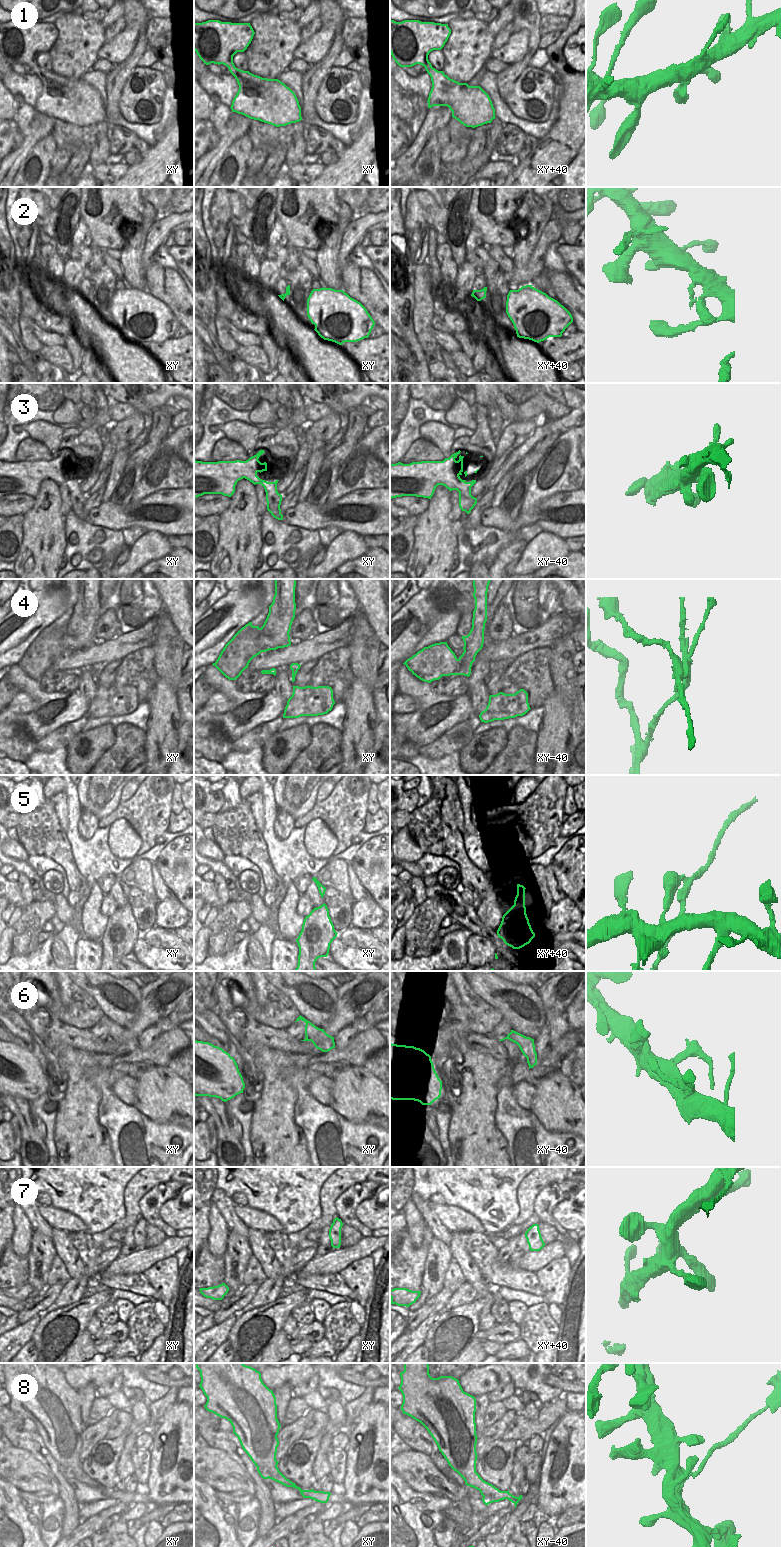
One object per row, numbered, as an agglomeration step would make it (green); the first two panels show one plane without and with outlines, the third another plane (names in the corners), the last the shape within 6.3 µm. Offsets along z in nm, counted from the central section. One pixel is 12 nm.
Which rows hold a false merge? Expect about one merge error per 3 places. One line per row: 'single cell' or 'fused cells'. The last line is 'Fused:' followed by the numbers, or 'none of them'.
1: single cell
2: single cell
3: single cell
4: fused cells
5: fused cells
6: single cell
7: single cell
8: fused cells
Fused: 4, 5, 8

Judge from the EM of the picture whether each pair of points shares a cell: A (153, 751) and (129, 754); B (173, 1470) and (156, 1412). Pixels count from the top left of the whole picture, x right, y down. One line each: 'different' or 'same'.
A: different
B: different

